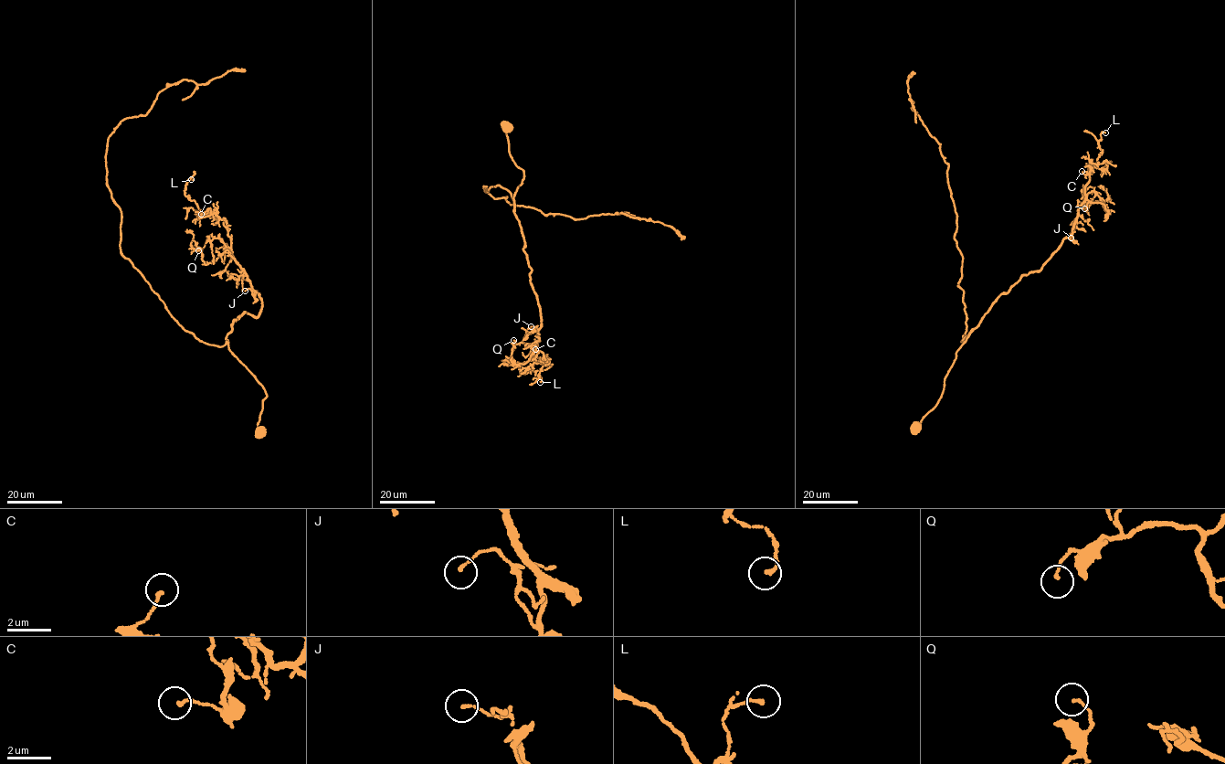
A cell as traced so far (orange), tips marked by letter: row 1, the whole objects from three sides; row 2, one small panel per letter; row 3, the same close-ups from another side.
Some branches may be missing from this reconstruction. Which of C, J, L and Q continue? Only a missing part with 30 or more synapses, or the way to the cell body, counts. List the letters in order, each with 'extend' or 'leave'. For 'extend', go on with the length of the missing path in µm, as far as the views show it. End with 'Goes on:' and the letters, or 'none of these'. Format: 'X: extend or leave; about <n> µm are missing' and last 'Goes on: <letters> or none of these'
C: leave
J: leave
L: leave
Q: leave
Goes on: none of these

